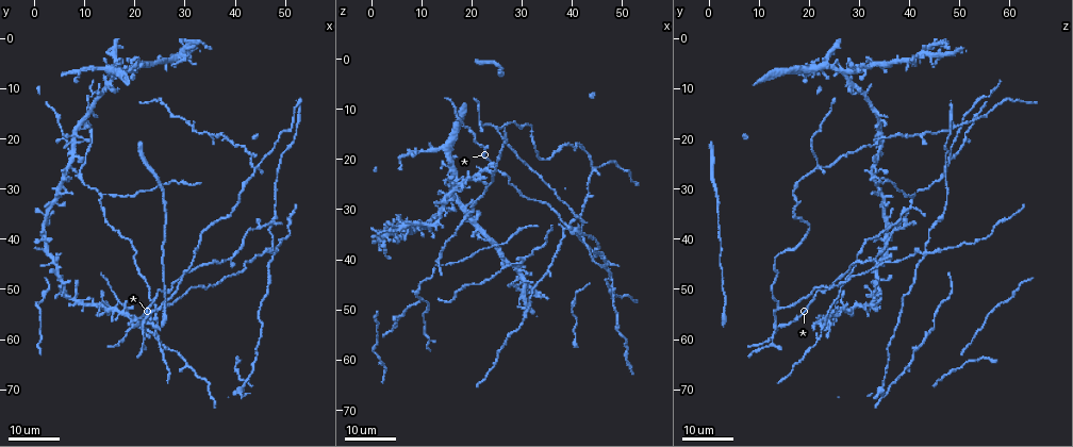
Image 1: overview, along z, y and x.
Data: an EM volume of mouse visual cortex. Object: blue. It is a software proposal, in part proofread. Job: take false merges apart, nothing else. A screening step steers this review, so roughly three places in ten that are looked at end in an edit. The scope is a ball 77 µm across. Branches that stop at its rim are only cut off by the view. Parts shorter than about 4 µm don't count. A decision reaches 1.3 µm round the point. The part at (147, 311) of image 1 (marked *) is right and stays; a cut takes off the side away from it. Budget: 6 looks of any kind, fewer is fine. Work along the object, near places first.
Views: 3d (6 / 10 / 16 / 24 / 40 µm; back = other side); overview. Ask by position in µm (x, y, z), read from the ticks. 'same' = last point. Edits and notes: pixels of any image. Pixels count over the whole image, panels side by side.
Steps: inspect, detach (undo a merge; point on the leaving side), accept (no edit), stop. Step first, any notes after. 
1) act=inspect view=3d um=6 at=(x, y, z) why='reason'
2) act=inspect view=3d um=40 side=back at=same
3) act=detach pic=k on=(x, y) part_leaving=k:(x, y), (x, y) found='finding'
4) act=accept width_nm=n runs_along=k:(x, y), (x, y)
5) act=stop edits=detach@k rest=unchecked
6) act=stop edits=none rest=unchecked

act=inspect view=3d um=24 at=(24.5, 56.0, 23.0) why='two arms in line, one across'

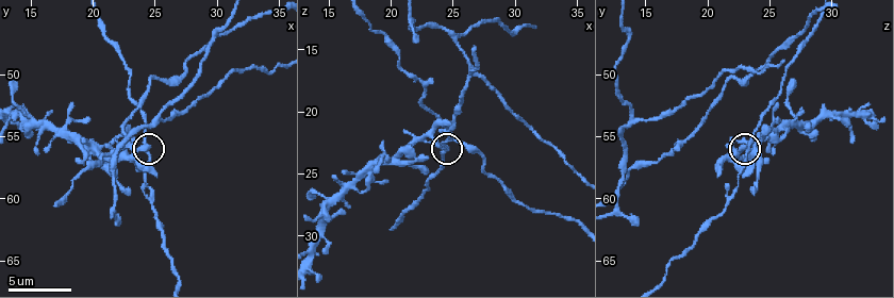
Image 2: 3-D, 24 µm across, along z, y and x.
act=inspect view=3d um=10 at=(24.4, 56.2, 23.0)

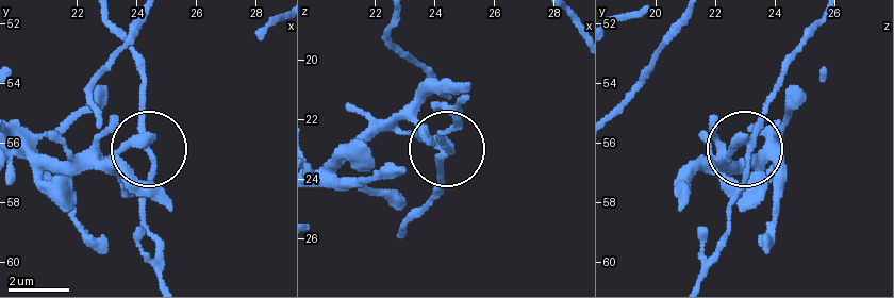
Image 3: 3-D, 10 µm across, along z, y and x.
act=accept width_nm=250 found='continuous, no second neuron'

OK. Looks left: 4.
act=inspect view=3d um=24 at=(47.5, 43.5, 43.0) why='small branch off a trunk'

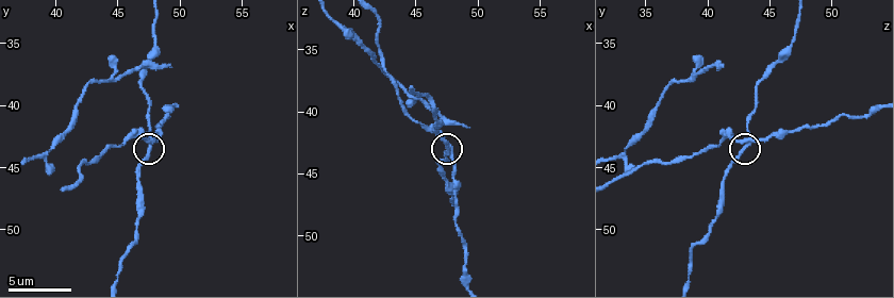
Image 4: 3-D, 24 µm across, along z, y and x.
act=inspect view=3d um=10 at=(47.8, 43.2, 43.2)

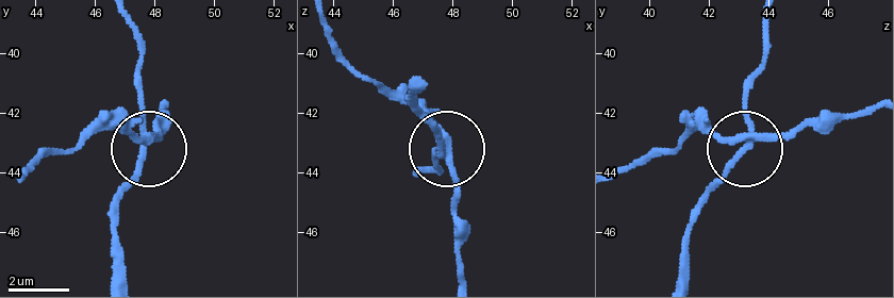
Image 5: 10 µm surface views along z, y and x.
act=detach pic=5 on=(142, 176) width_nm=220 part_leaving=5:(441, 154), (439, 131), (411, 94) found='a second neuron is stuck on'

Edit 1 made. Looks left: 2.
act=stop edits=detach@5 rest=unchecked

